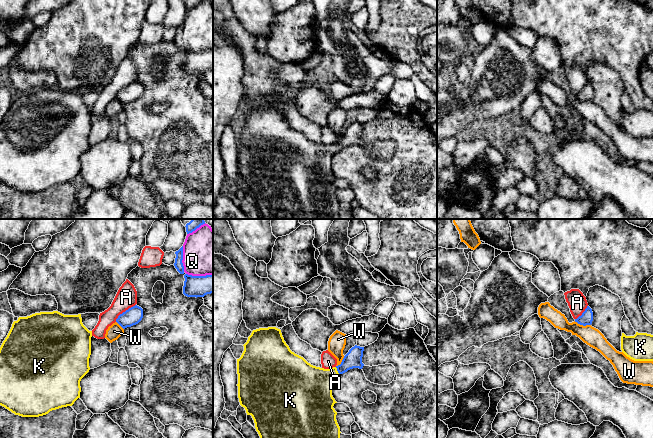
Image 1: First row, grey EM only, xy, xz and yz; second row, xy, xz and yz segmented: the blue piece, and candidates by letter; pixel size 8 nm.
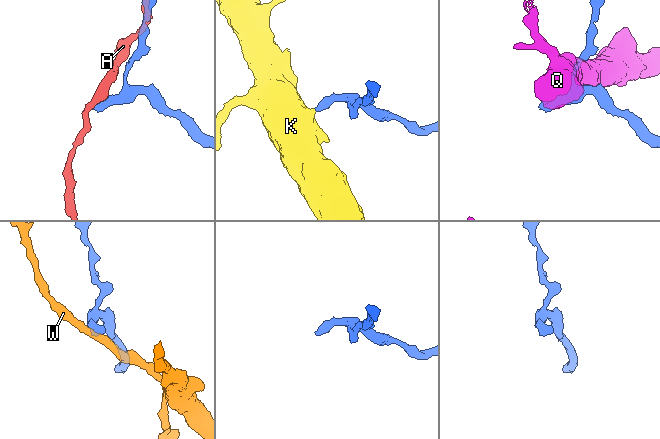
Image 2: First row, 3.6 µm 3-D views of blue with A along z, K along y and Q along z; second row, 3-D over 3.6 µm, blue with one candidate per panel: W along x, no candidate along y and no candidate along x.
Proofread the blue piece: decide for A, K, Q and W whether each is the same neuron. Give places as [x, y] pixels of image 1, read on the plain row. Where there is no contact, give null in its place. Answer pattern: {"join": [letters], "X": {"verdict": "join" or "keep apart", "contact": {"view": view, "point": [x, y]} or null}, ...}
{"join": ["K"], "A": {"verdict": "keep apart", "contact": {"view": "xy", "point": [125, 87]}}, "K": {"verdict": "join", "contact": {"view": "xz", "point": [337, 146]}}, "Q": {"verdict": "keep apart", "contact": {"view": "xy", "point": [182, 35]}}, "W": {"verdict": "keep apart", "contact": {"view": "yz", "point": [582, 100]}}}

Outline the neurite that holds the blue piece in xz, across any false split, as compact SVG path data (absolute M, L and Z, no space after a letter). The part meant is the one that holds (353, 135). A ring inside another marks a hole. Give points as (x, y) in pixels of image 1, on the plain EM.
M276 103L253 106L243 121L244 127L237 135L238 174L240 181L251 191L256 207L263 219L340 219L340 203L333 184L337 179L332 172L332 157L353 144L362 145L364 123L355 121L344 132L340 141L324 145L308 139L295 130L284 117L281 106Z

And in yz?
M587 82L587 84L585 85L585 87L582 89L581 92L575 95L575 98L583 102L591 101L592 97L593 97L593 88L589 82Z

